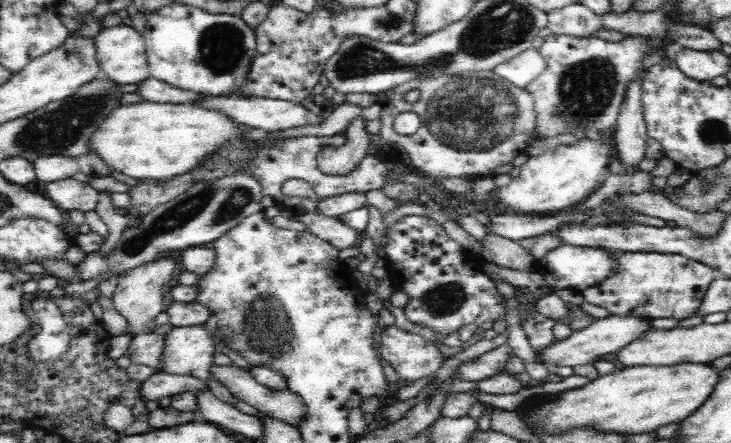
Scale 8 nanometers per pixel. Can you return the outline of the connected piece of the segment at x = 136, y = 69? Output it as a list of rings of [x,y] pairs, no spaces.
[[[132,26],[102,29],[96,36],[96,61],[101,75],[116,85],[138,85],[149,78],[145,41]]]

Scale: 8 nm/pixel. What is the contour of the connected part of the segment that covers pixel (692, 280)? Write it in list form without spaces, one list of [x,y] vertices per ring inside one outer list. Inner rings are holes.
[[[621,252],[616,253],[615,274],[612,278],[580,293],[588,304],[606,308],[610,315],[643,316],[650,319],[672,317],[680,321],[693,316],[702,306],[705,292],[714,280],[713,273],[710,266],[679,253]]]

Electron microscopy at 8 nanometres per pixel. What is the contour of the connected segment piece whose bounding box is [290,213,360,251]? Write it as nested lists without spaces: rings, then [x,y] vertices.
[[[292,213],[292,220],[297,220],[304,224],[305,229],[312,234],[315,234],[320,240],[330,243],[339,251],[350,248],[360,241],[360,236],[351,227],[346,226],[337,217],[322,216],[318,213],[306,213],[296,215]]]

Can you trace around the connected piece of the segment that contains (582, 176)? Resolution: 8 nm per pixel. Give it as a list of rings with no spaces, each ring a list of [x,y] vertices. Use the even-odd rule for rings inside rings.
[[[580,140],[574,146],[558,146],[540,156],[528,157],[520,175],[512,177],[505,186],[490,191],[490,198],[498,208],[516,214],[541,216],[563,212],[579,205],[599,186],[600,168],[606,166],[610,152],[594,140]]]

